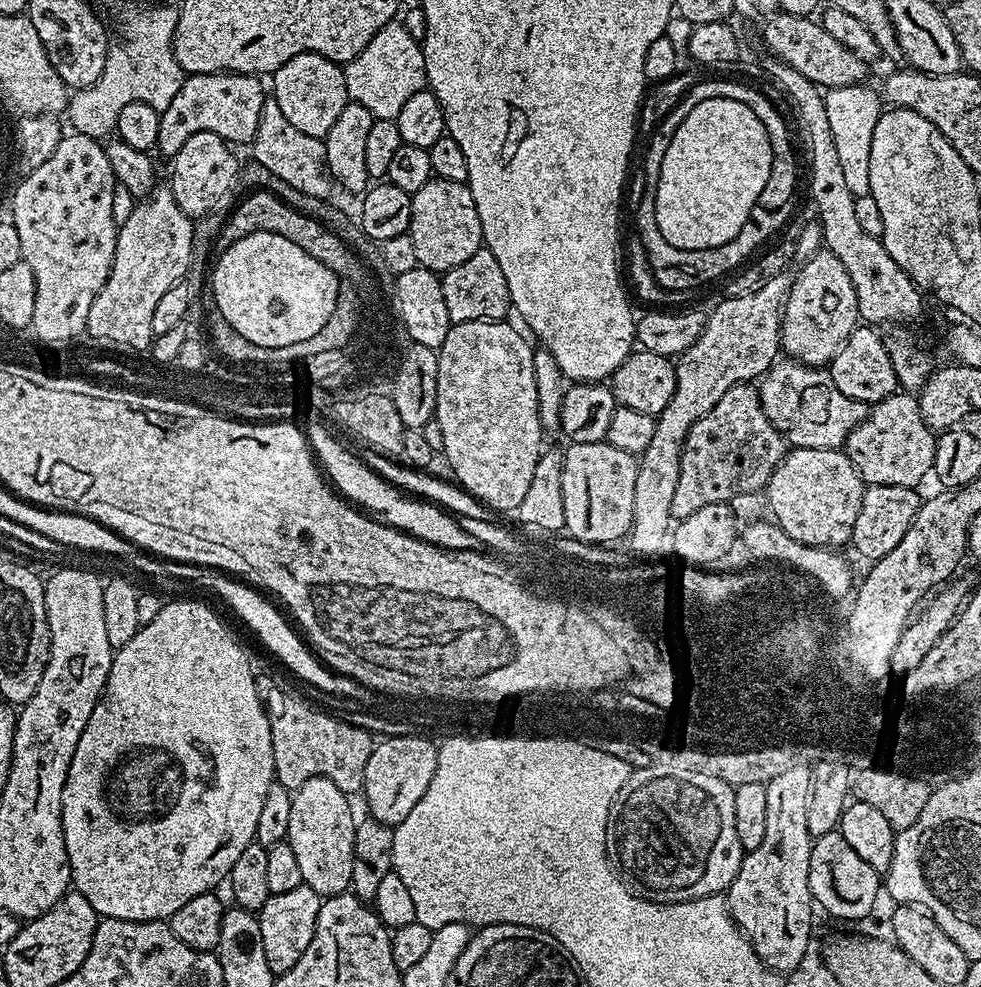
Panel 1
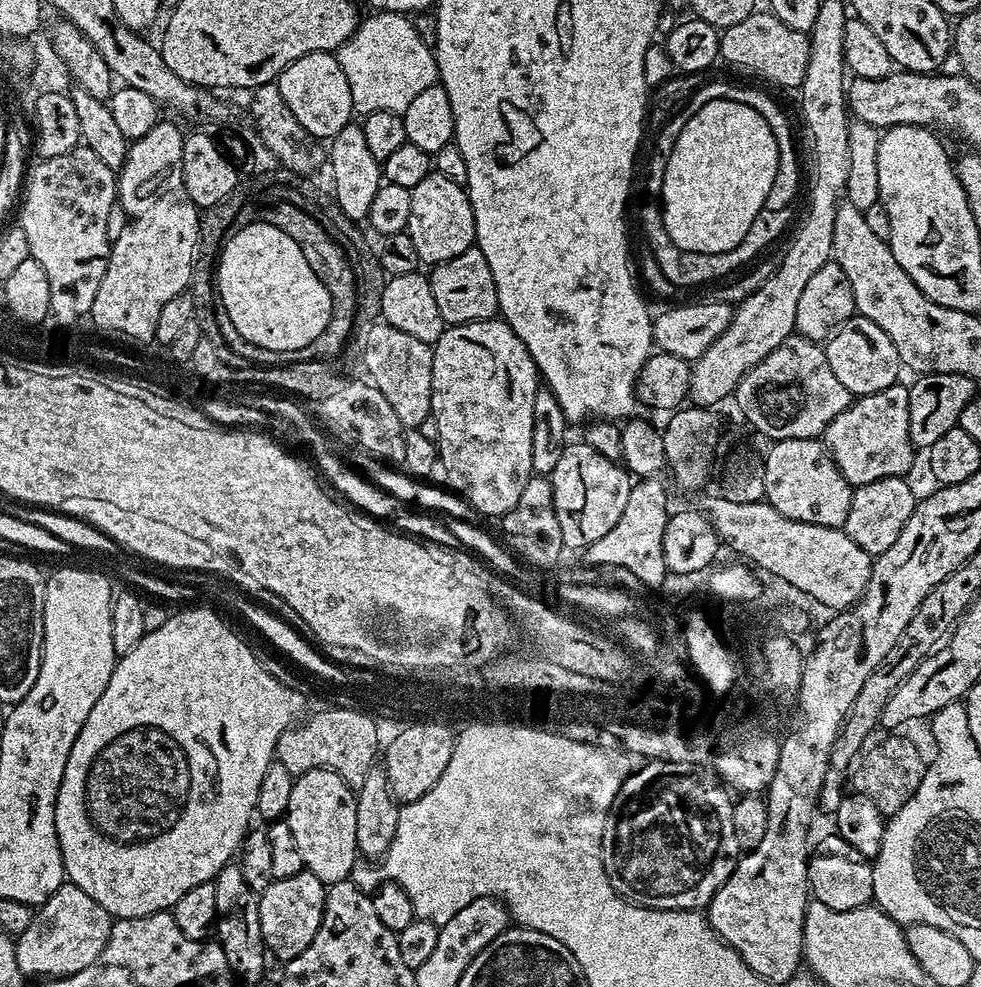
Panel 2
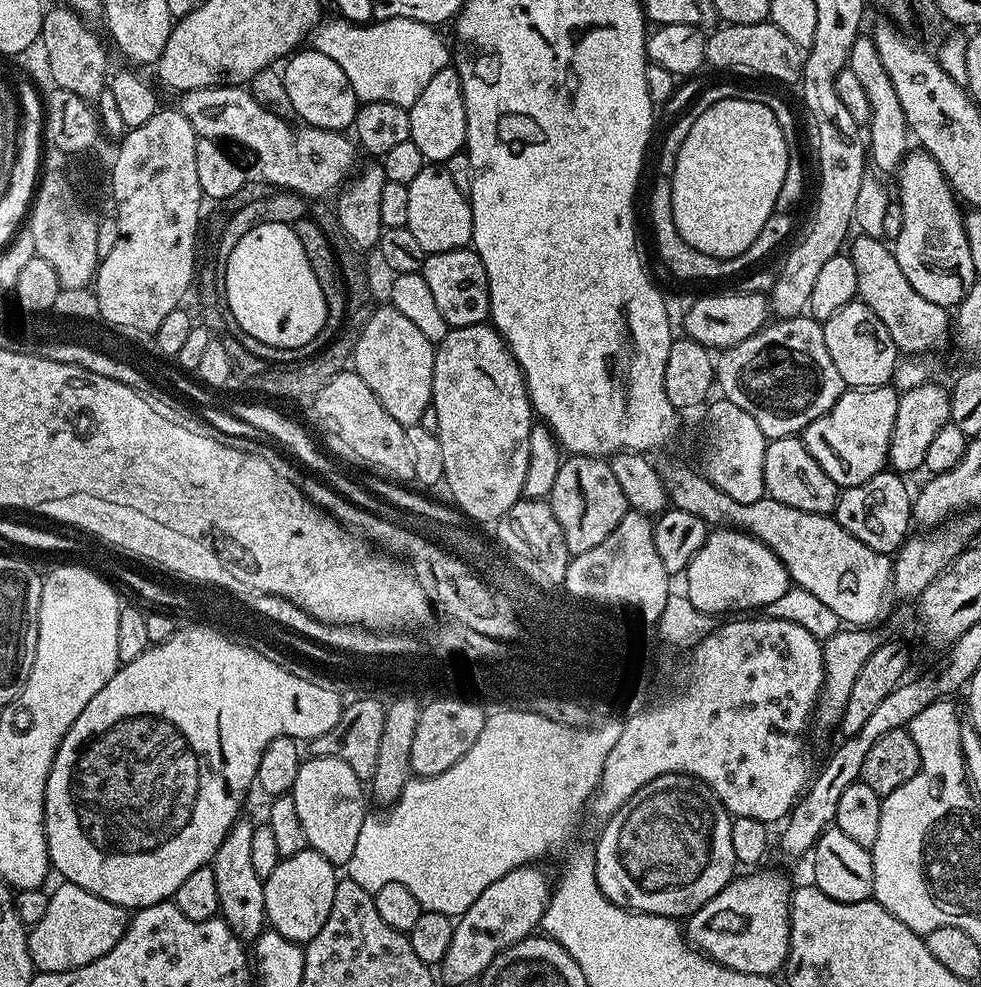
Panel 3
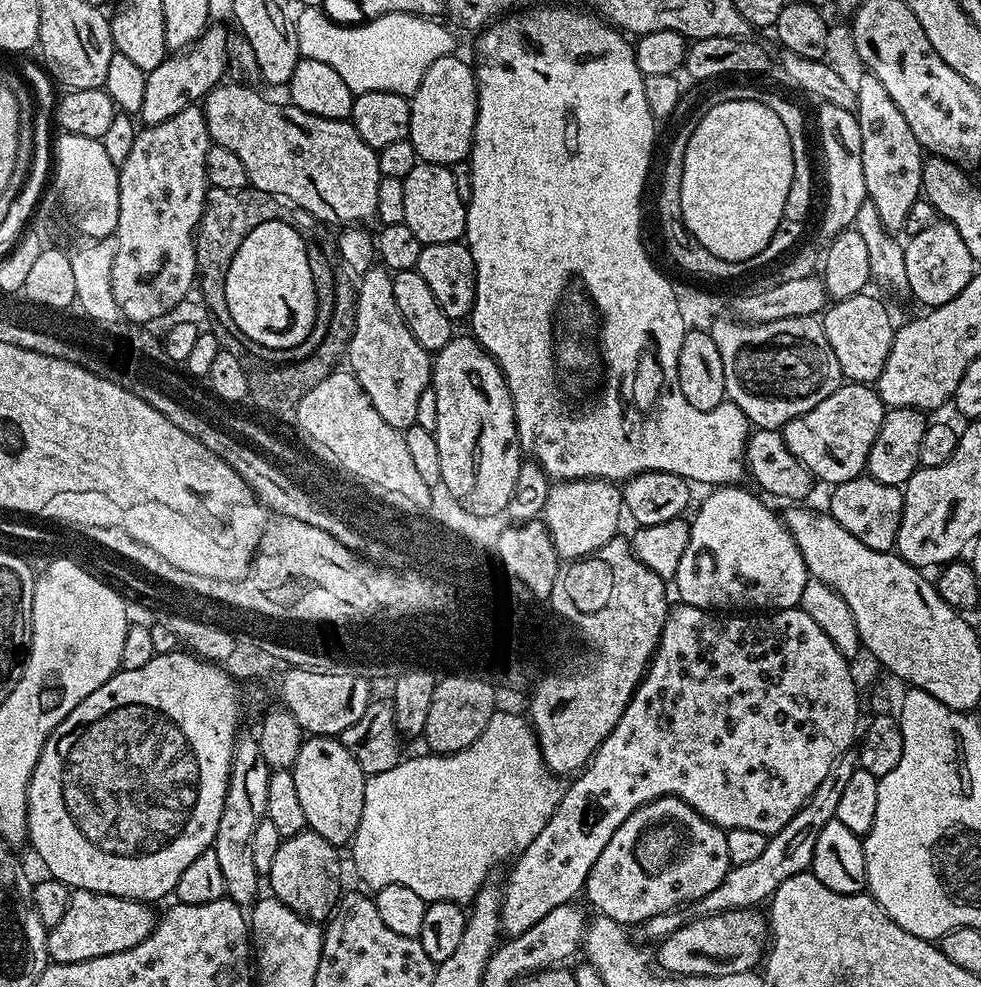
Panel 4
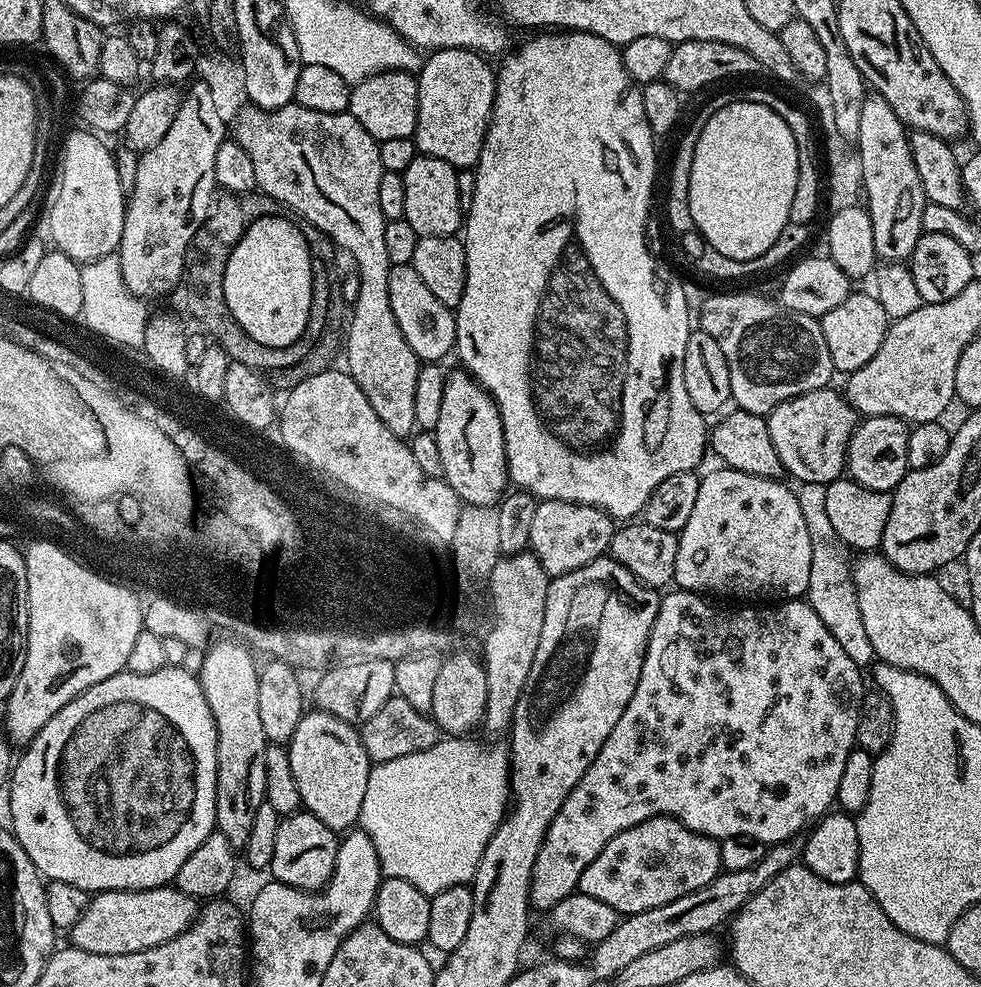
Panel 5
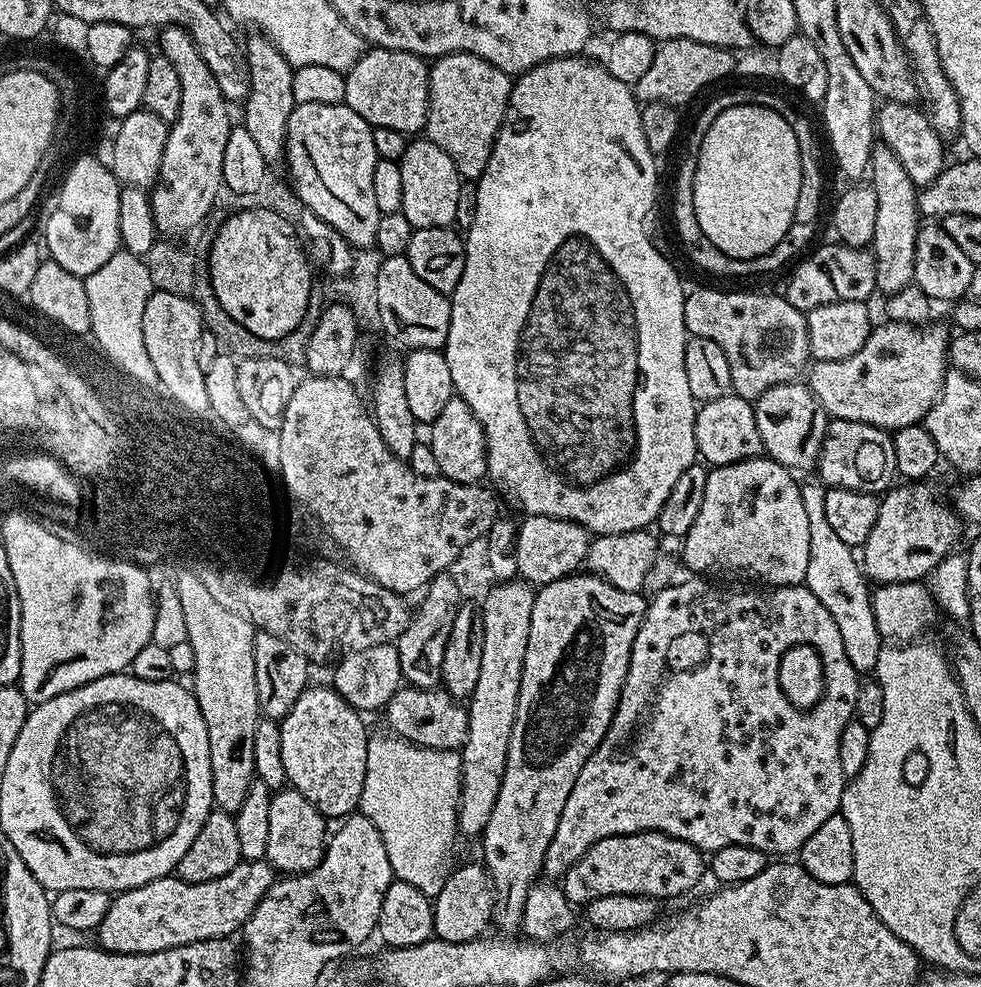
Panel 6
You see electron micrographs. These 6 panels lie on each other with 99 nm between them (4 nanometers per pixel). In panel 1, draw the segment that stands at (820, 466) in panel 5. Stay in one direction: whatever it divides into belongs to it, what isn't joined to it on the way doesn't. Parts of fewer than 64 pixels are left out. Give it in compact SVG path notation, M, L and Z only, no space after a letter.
M897 390L890 398L882 398L882 402L871 405L867 418L849 434L843 451L854 462L854 470L864 479L865 485L881 484L882 486L906 486L916 488L924 479L929 479L934 462L937 433L922 422L919 399L913 393Z

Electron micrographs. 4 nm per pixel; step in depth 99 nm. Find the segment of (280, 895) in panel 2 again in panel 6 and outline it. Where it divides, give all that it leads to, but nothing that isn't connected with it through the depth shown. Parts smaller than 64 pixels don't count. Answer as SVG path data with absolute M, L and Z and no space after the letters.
M285 786L273 791L270 802L270 830L266 841L264 859L280 874L309 872L322 862L330 835L329 821L298 790Z

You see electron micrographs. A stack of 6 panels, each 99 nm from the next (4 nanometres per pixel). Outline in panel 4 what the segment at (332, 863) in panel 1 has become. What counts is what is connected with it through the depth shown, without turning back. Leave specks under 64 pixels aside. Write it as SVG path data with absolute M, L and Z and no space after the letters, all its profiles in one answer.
M309 735L290 771L310 831L337 846L353 840L358 822L362 822L362 802L366 798L366 777L354 754L339 739Z

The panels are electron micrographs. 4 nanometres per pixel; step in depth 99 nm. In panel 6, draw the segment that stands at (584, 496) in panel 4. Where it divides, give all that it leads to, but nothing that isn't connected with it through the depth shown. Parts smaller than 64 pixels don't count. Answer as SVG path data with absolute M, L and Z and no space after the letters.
M525 515L516 529L516 557L518 576L533 586L558 582L562 578L581 571L588 559L590 533L588 529L573 520L563 520L553 516Z

